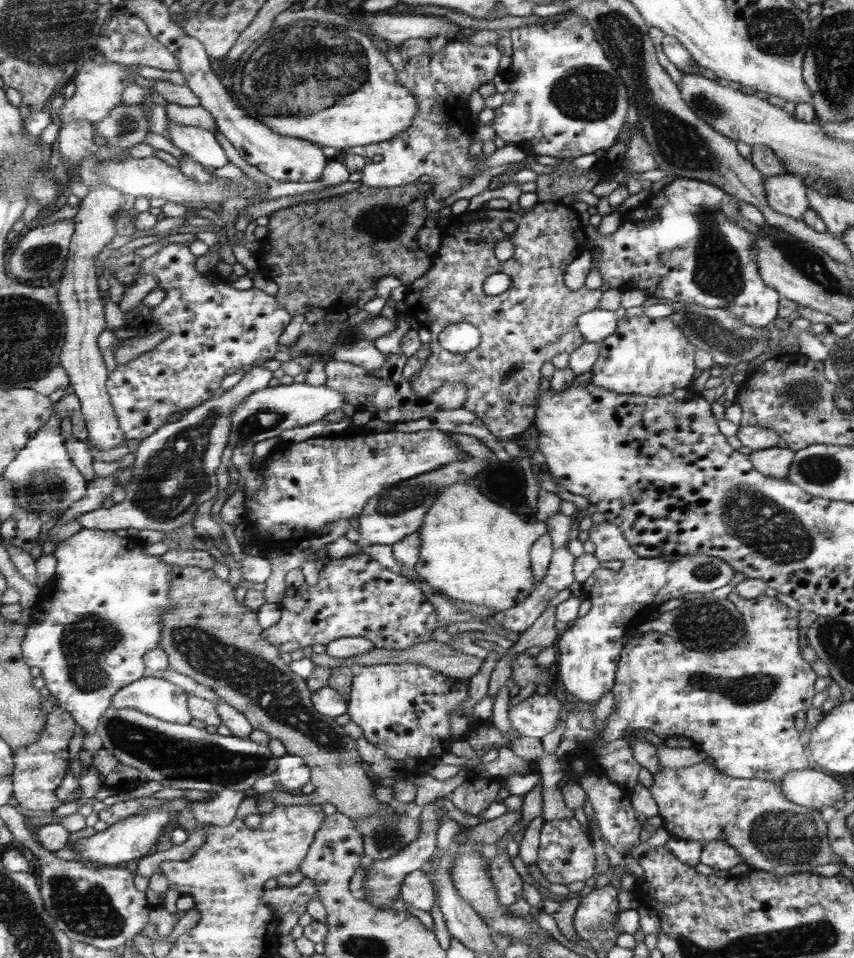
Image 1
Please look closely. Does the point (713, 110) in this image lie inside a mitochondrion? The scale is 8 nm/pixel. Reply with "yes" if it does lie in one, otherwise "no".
yes

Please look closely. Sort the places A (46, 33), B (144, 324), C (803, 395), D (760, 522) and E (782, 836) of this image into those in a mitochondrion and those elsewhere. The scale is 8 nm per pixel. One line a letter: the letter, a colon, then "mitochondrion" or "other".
A: mitochondrion
B: other
C: mitochondrion
D: mitochondrion
E: mitochondrion

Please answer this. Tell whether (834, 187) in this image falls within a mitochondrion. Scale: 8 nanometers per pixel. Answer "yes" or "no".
yes

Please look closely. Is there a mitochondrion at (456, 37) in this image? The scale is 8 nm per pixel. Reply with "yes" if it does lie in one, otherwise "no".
no

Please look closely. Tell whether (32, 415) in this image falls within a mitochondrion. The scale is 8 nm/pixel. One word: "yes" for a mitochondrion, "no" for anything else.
no

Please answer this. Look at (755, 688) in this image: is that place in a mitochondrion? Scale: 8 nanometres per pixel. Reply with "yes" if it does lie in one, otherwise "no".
yes

